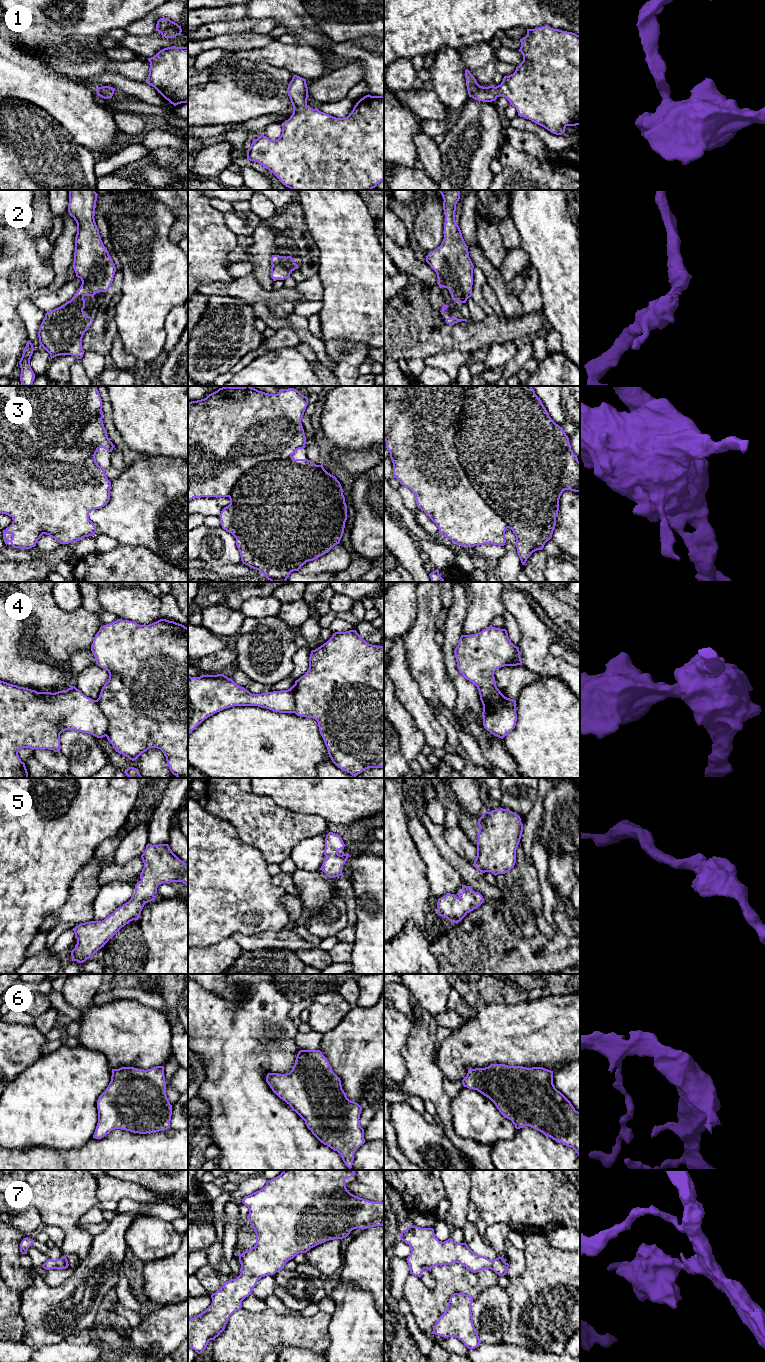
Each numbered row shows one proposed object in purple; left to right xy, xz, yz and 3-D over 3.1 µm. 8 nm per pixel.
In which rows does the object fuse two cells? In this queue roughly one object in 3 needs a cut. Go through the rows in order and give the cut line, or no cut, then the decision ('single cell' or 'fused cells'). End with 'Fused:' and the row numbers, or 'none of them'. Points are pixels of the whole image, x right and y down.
1: no cut | single cell
2: no cut | single cell
3: yz (466, 386), (455, 426), (453, 470), (464, 475), (507, 527) | fused cells
4: xy (96, 700), (107, 720), (106, 735) | fused cells
5: no cut | single cell
6: no cut | single cell
7: no cut | single cell
Fused: 3, 4

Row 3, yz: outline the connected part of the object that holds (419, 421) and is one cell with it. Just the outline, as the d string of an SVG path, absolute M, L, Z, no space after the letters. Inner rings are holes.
M384 386L384 441L393 463L393 477L415 495L417 507L436 524L441 536L457 545L474 547L506 543L505 521L473 488L465 475L453 471L455 426L463 411L463 392L467 386Z

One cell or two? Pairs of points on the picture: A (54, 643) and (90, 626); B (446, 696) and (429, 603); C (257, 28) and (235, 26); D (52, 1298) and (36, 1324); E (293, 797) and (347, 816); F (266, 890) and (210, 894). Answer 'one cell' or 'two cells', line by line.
A: one cell
B: one cell
C: one cell
D: one cell
E: one cell
F: one cell

